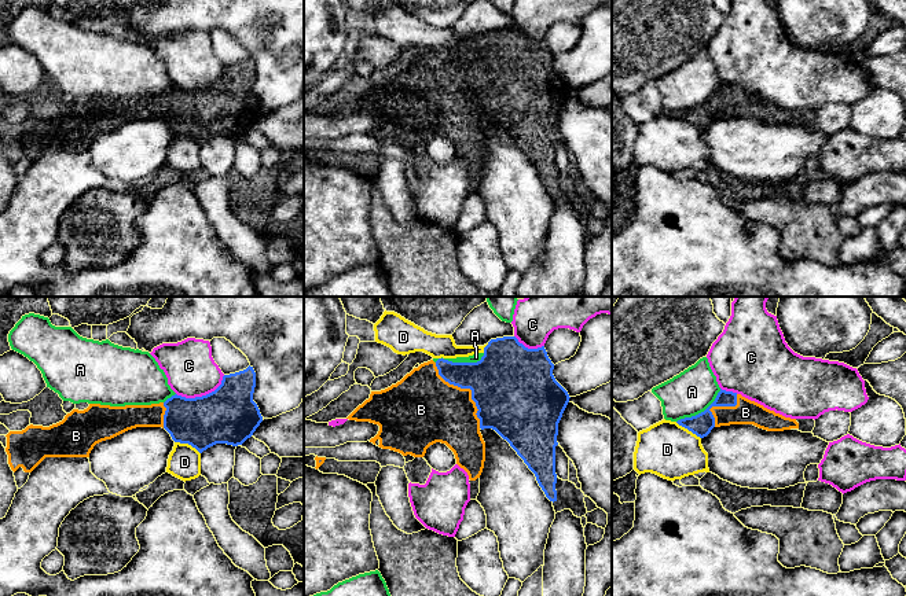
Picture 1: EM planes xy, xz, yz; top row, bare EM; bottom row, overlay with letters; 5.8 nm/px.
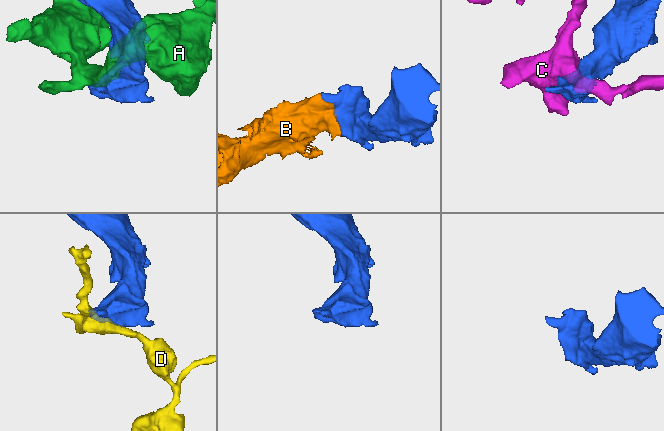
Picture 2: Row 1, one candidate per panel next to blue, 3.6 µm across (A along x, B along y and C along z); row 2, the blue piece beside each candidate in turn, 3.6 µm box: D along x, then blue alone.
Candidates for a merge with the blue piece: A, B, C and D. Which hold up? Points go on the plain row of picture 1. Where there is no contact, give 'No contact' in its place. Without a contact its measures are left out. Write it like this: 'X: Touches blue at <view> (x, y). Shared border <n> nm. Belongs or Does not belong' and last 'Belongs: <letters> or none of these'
A: Touches blue at yz (701, 105). Shared border 320 nm. Does not belong
B: Touches blue at xz (468, 80). Shared border 460 nm. Belongs
C: Touches blue at xy (202, 88). Shared border 300 nm. Does not belong
D: Touches blue at xy (187, 135). Shared border 170 nm. Does not belong
Belongs: B

